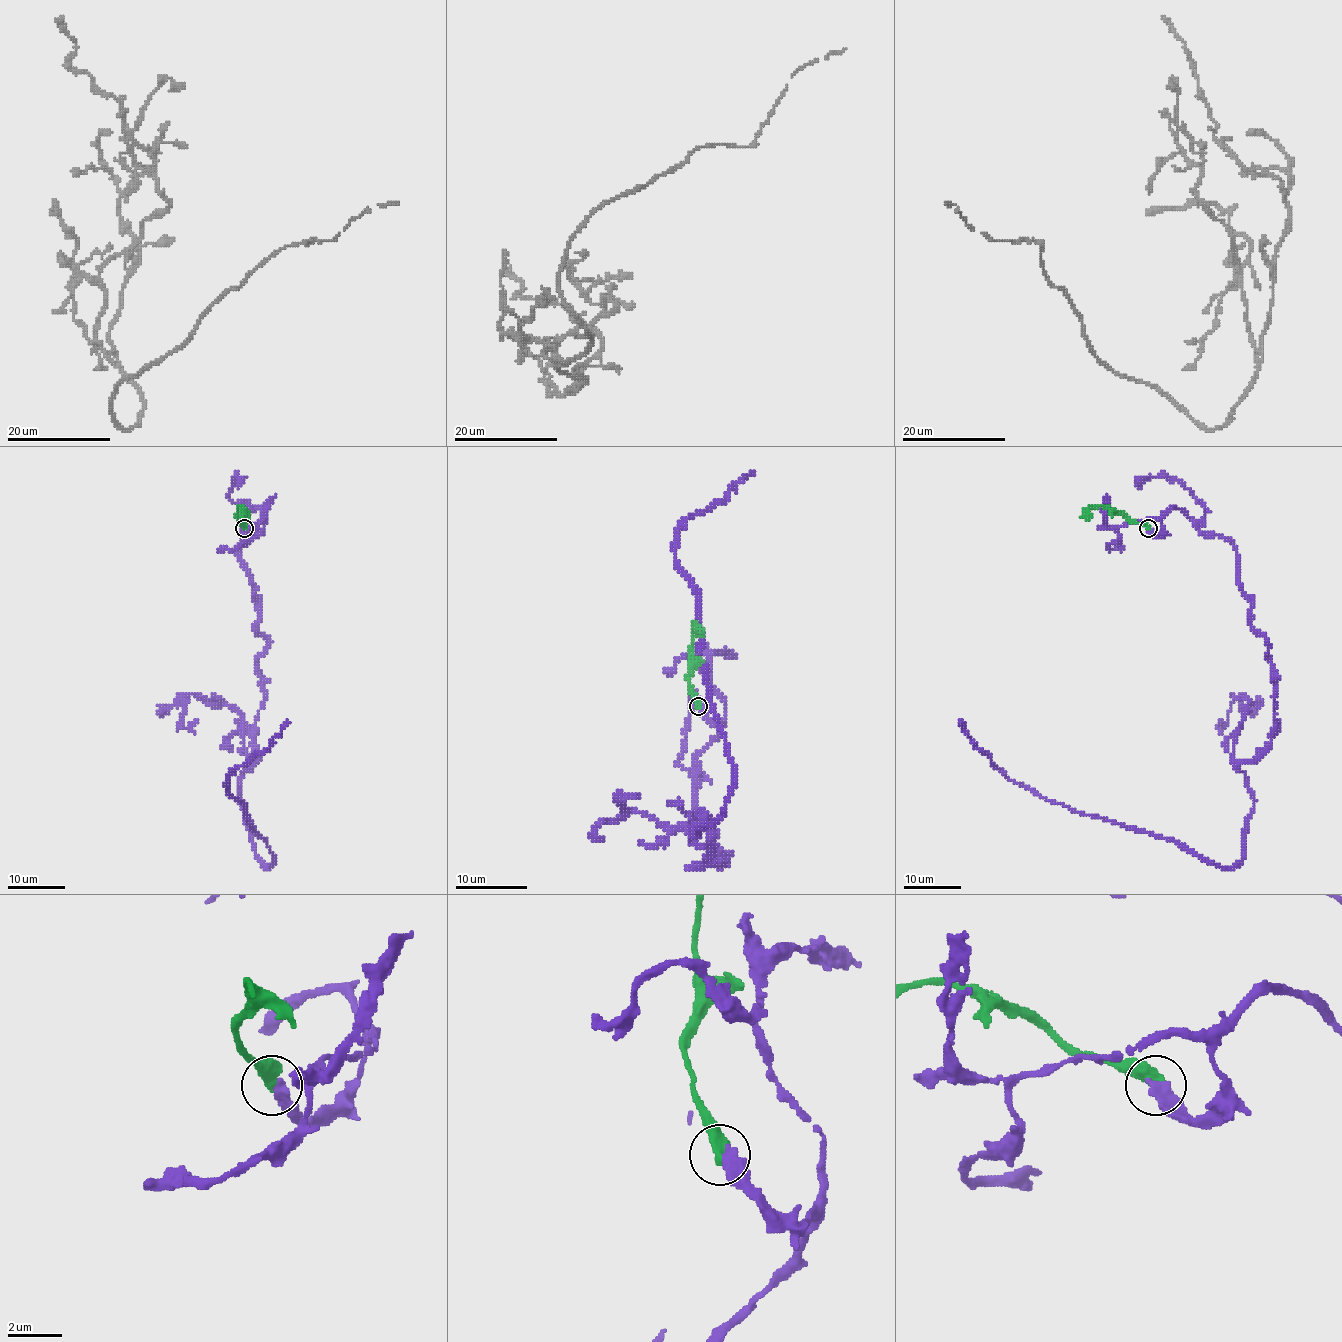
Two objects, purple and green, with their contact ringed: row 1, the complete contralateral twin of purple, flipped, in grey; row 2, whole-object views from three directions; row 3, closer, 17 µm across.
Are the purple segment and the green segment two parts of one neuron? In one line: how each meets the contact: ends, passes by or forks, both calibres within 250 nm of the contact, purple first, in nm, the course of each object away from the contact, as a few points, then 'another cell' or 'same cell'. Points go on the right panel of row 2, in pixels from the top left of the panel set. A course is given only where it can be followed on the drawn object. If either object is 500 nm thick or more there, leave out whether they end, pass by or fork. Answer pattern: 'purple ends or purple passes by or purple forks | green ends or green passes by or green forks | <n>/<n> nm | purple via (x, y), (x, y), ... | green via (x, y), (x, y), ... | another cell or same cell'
440/550 nm | purple via (1149, 529), (1178, 508), (1234, 547), (1267, 639), (1244, 856), (1049, 801), (958, 720) | green via (1149, 528), (1104, 506), (1094, 506), (1087, 519) | another cell

